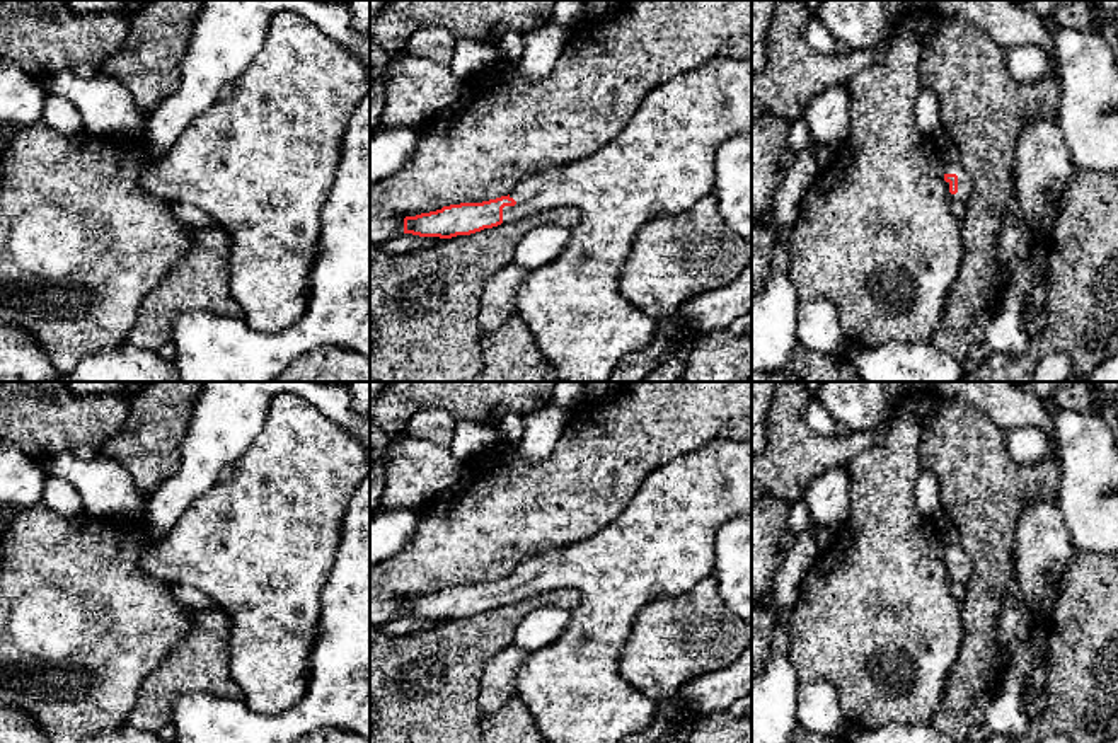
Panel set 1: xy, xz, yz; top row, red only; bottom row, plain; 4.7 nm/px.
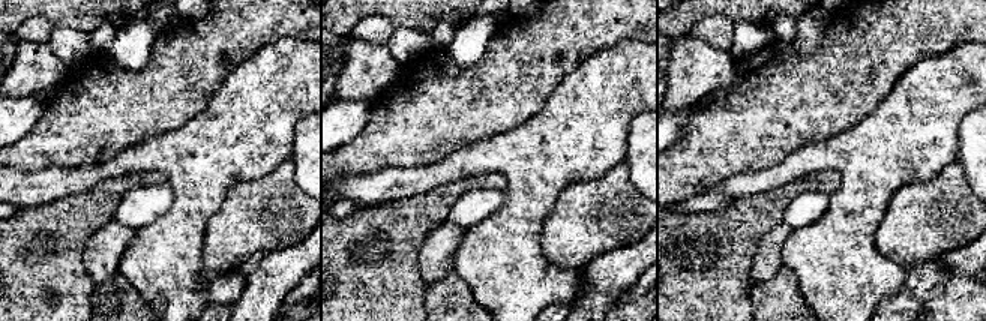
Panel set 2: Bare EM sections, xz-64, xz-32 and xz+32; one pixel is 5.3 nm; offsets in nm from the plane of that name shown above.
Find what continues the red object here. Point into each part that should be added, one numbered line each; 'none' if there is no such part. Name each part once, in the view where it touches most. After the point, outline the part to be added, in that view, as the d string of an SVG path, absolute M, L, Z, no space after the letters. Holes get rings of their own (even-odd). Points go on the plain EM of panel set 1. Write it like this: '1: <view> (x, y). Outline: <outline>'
1: yz (965, 566). Outline: M960 544L946 545L944 556L956 556L958 557L958 574L956 576L949 574L949 564L944 562L949 581L966 585L971 576L973 564L971 564L968 554L963 550L963 547Z

